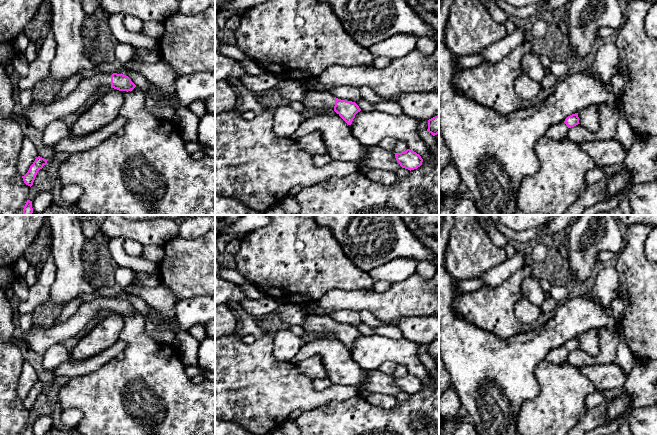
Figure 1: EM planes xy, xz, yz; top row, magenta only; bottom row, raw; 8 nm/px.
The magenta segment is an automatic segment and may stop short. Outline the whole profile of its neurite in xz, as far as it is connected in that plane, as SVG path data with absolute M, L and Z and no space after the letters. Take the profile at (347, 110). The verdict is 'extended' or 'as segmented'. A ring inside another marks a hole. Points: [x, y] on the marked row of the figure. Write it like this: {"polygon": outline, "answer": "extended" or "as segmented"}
{"polygon": "M316 90L306 91L303 104L307 108L326 108L329 111L335 111L348 125L352 124L355 115L361 111L355 102L341 100L329 92Z", "answer": "extended"}

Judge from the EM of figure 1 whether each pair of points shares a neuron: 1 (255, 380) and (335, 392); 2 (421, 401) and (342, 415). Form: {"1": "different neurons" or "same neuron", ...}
{"1": "same neuron", "2": "same neuron"}

